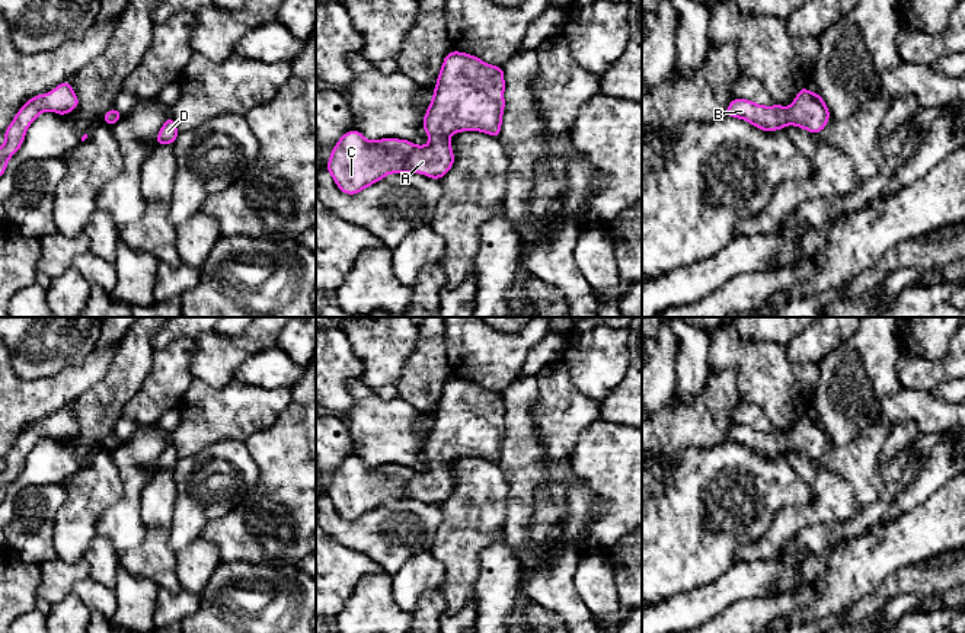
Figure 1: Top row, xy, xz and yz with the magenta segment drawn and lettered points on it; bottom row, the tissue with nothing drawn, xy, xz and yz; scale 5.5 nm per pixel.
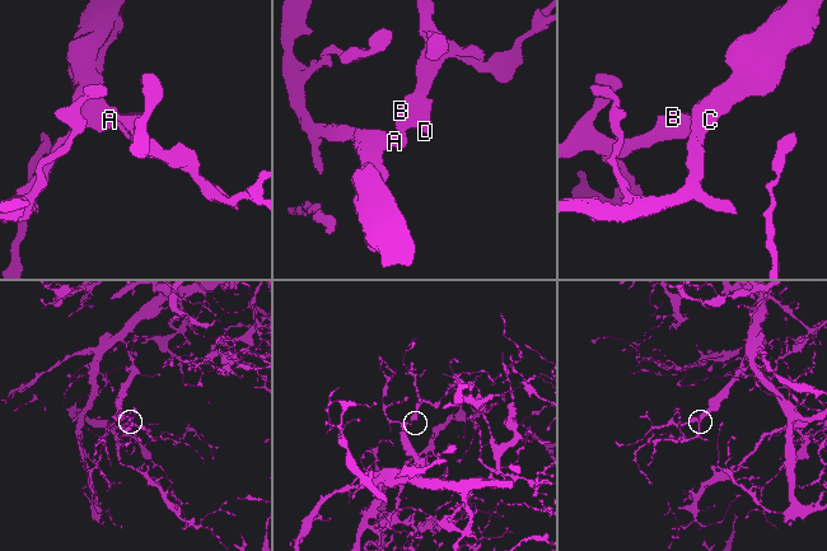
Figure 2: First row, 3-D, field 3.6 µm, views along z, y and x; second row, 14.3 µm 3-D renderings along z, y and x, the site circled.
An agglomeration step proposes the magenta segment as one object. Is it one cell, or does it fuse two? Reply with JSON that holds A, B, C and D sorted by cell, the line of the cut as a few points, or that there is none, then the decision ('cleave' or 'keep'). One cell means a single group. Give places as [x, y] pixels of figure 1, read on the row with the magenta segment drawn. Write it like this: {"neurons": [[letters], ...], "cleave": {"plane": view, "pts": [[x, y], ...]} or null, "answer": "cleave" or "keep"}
{"neurons": [["A", "B", "C", "D"]], "cleave": null, "answer": "keep"}

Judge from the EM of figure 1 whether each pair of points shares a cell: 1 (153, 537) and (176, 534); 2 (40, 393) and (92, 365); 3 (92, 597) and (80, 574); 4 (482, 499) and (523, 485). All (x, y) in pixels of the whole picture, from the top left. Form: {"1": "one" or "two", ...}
{"1": "two", "2": "one", "3": "two", "4": "two"}

